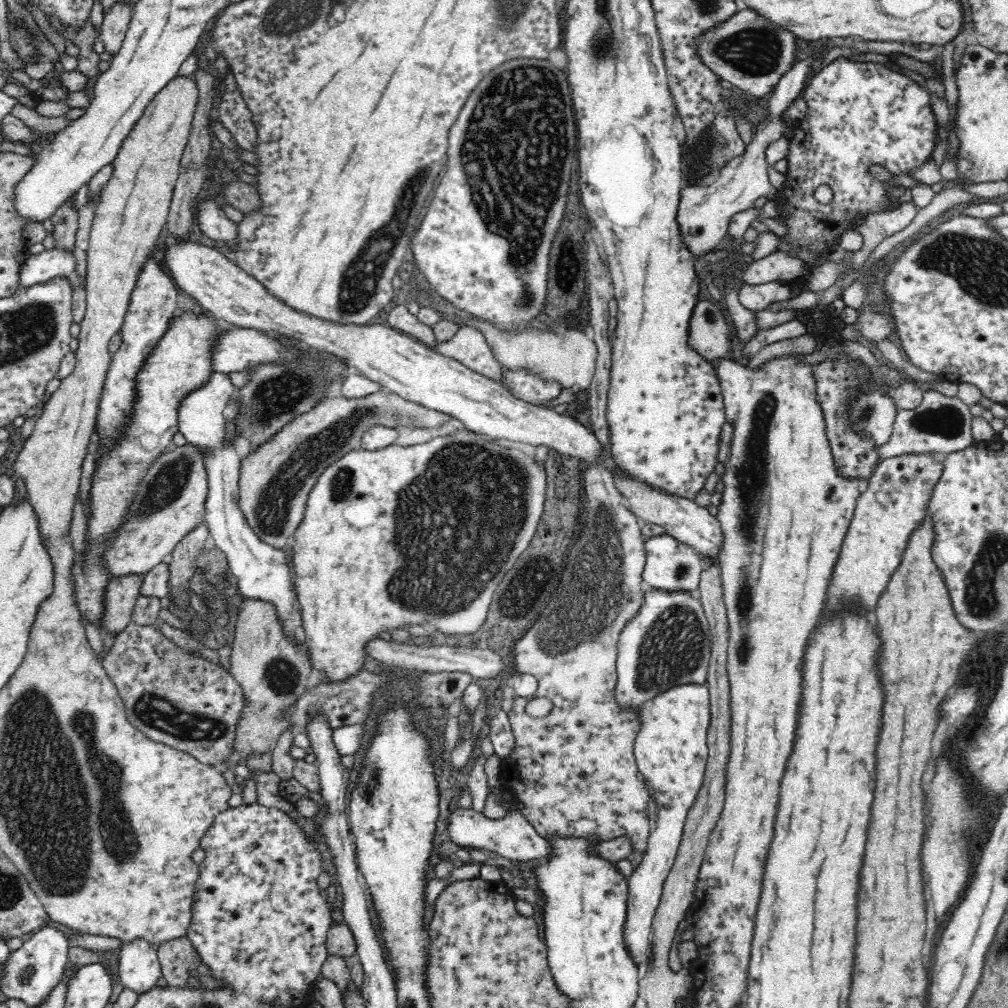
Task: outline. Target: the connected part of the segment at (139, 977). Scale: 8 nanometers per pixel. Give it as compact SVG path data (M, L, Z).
M134 938L119 945L117 965L123 986L138 994L148 992L162 976L157 950L143 938Z

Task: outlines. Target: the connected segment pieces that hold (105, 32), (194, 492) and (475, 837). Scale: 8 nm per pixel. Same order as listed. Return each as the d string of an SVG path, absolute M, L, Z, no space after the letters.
M120 3L103 16L98 39L102 41L104 50L110 54L110 58L120 50L133 13L130 5Z
M185 444L155 459L141 477L122 526L104 540L100 556L102 569L108 573L108 577L144 576L155 566L166 562L176 544L194 526L205 522L206 494L208 481L204 455L198 447Z
M473 808L453 810L447 819L448 835L451 842L460 845L463 850L478 849L494 855L500 855L508 860L529 861L539 859L549 860L553 857L553 846L548 839L536 833L526 817L517 810L509 810L502 819L488 818L483 812Z

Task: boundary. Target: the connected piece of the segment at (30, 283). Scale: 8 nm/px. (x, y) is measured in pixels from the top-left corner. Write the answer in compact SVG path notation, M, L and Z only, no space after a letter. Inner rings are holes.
M54 248L40 254L30 254L20 264L18 278L22 288L42 287L44 282L52 280L54 276L65 276L73 289L79 286L73 253Z

